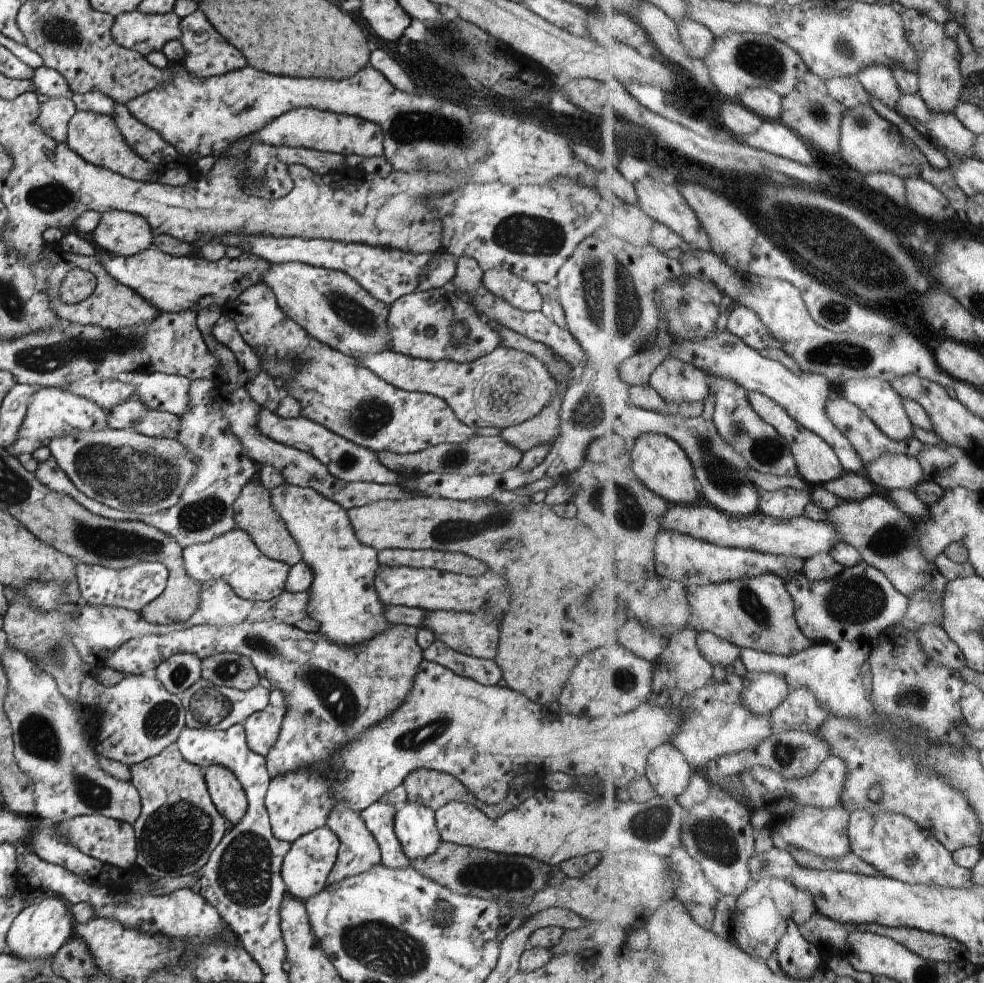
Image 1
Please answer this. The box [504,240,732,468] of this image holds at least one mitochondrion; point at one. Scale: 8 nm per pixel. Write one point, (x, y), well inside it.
(609, 299)

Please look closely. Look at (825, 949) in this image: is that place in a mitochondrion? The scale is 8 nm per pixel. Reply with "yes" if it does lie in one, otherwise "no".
no

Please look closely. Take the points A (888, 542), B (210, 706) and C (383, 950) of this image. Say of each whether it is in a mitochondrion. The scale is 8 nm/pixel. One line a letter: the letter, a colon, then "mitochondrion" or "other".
A: mitochondrion
B: mitochondrion
C: mitochondrion

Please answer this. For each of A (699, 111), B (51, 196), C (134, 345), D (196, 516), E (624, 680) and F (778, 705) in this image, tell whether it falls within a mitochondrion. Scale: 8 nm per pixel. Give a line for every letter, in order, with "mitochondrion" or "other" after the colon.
A: other
B: mitochondrion
C: mitochondrion
D: mitochondrion
E: mitochondrion
F: other

